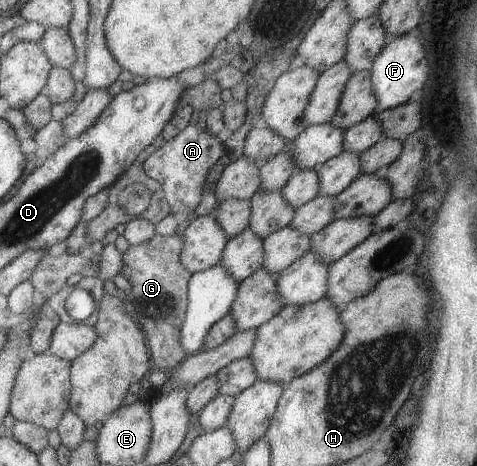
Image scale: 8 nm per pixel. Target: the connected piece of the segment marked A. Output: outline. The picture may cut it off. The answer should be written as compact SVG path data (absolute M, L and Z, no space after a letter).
M188 123L177 136L173 136L171 140L167 140L167 142L160 148L157 148L155 152L151 152L151 155L143 162L142 168L148 178L155 180L161 186L170 212L181 220L191 214L199 204L205 176L207 176L209 168L211 168L223 154L225 154L225 148L223 148L223 144L216 138L215 134L211 134L207 128L202 127L199 123Z

